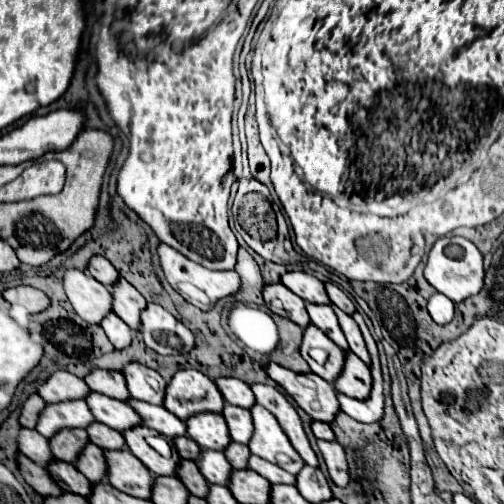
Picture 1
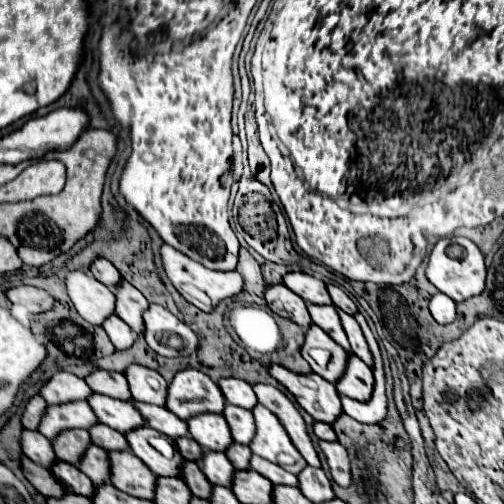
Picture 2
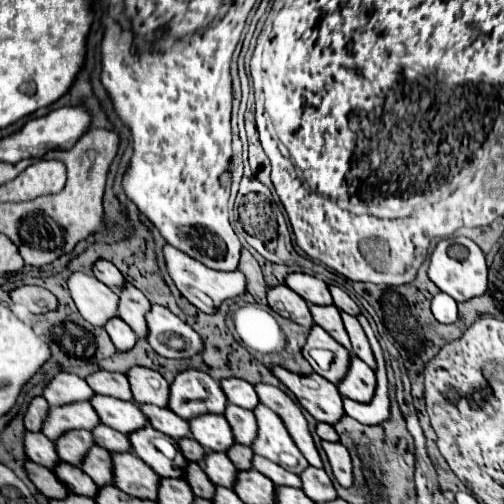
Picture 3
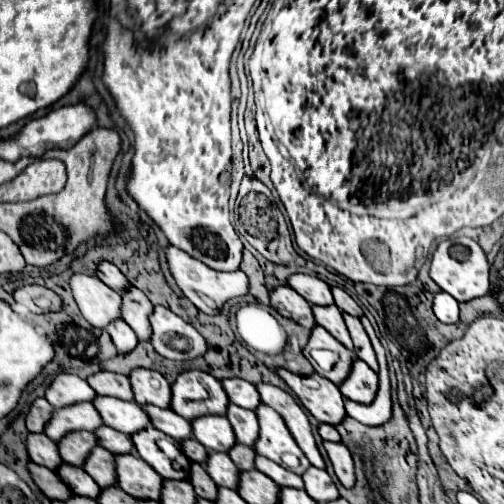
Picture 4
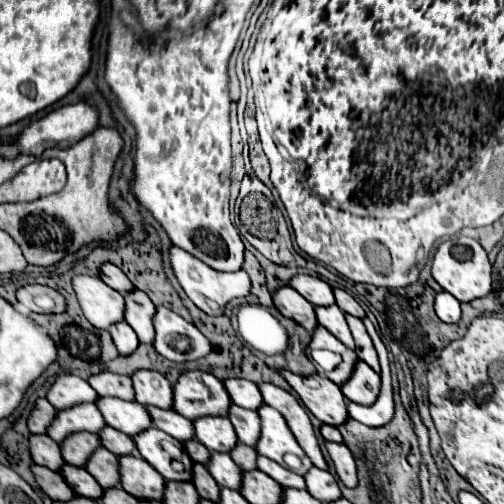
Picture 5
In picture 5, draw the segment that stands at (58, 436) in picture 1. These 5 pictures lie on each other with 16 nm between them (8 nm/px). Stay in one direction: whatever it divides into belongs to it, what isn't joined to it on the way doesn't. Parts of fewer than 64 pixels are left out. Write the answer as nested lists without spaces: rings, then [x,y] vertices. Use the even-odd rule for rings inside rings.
[[[74,432],[66,436],[64,442],[60,442],[60,452],[64,462],[72,466],[84,466],[84,460],[88,460],[88,454],[92,452],[92,448],[98,448],[98,446],[100,446],[100,440],[96,434]]]

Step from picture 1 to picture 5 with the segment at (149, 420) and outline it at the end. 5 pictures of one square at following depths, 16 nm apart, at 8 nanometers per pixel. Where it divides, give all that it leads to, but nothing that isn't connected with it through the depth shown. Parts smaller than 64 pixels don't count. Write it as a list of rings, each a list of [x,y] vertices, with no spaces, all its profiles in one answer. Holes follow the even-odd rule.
[[[148,406],[146,410],[152,416],[152,422],[158,430],[170,434],[172,438],[176,438],[180,442],[194,438],[192,436],[192,422],[188,418],[172,412],[172,410],[162,410],[162,408],[152,408],[152,406]]]

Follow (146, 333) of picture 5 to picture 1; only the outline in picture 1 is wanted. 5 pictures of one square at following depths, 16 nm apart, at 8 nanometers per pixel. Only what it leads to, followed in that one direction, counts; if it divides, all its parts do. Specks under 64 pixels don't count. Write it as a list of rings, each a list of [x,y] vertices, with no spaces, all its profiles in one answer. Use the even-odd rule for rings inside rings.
[[[118,278],[108,292],[112,294],[112,310],[116,316],[120,316],[132,330],[140,324],[140,308],[144,308],[146,300],[144,296],[124,278]]]

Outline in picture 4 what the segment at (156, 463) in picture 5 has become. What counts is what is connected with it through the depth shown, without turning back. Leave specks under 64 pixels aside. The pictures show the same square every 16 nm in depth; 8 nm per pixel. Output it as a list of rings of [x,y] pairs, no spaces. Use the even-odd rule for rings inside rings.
[[[144,428],[144,432],[136,432],[136,436],[130,436],[136,454],[150,464],[162,478],[176,478],[176,480],[186,480],[186,466],[188,466],[188,458],[182,454],[182,466],[184,470],[174,470],[174,460],[170,460],[156,444],[154,440],[158,438],[166,438],[164,432],[156,430],[156,428]]]

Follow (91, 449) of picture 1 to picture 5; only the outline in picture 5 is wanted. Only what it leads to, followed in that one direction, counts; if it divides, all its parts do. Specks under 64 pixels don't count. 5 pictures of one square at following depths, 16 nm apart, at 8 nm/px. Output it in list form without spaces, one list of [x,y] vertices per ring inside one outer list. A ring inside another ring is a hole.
[[[96,448],[92,456],[88,458],[84,470],[92,474],[92,478],[102,486],[102,488],[112,488],[120,486],[118,480],[118,468],[116,468],[116,456],[108,452],[106,448]]]

